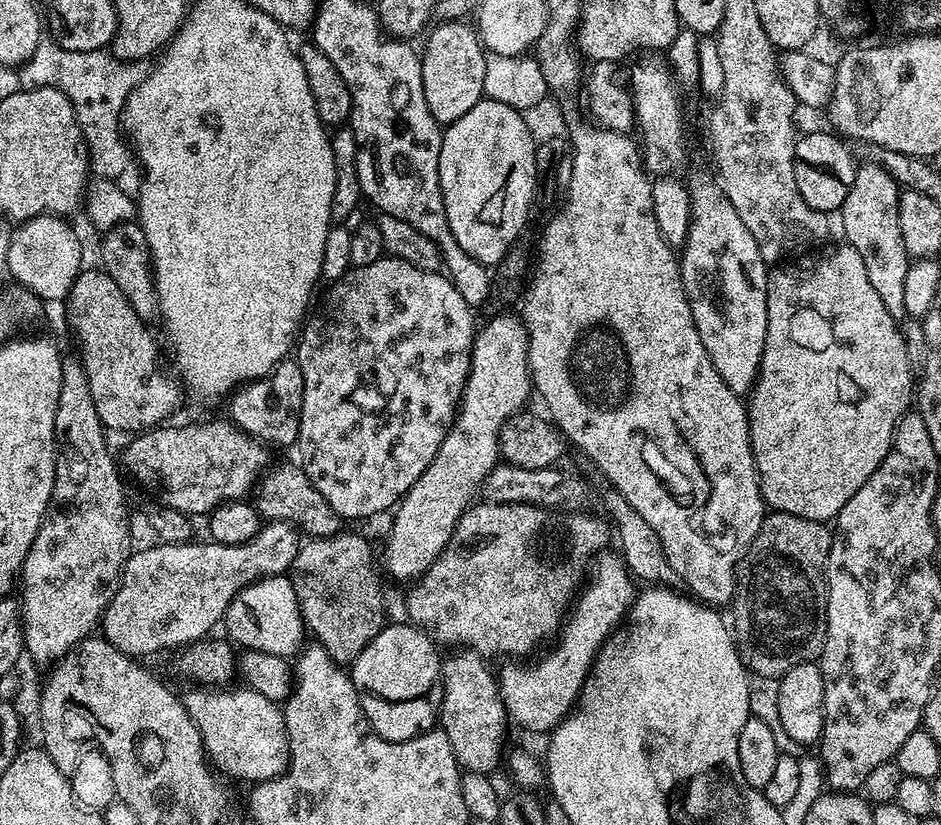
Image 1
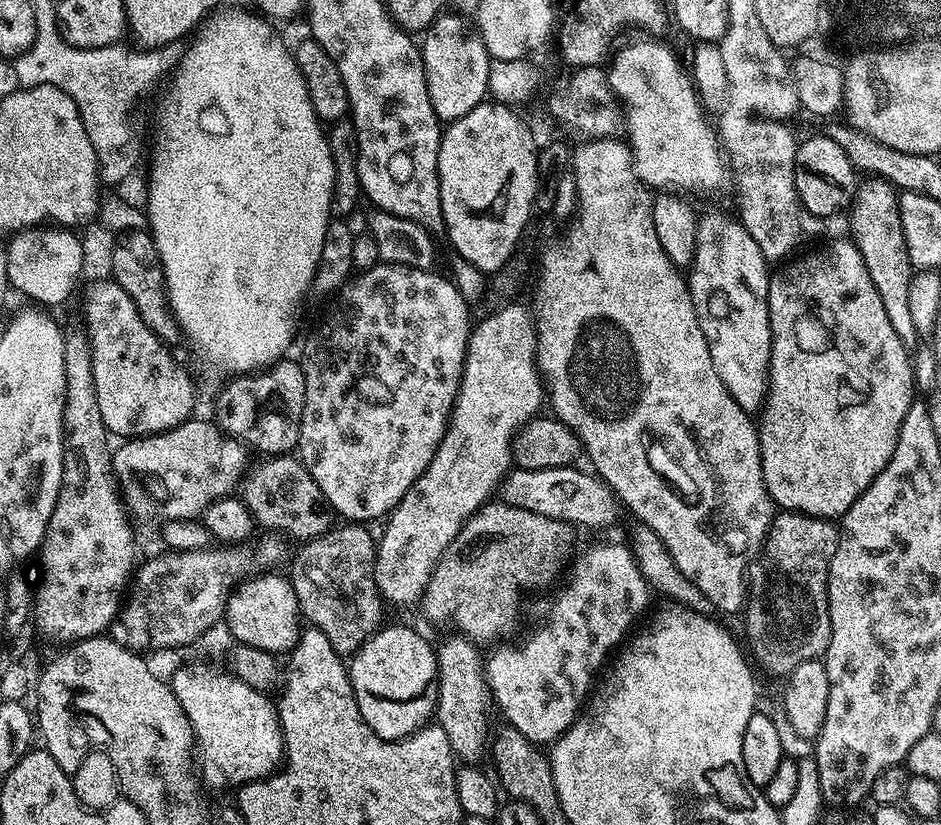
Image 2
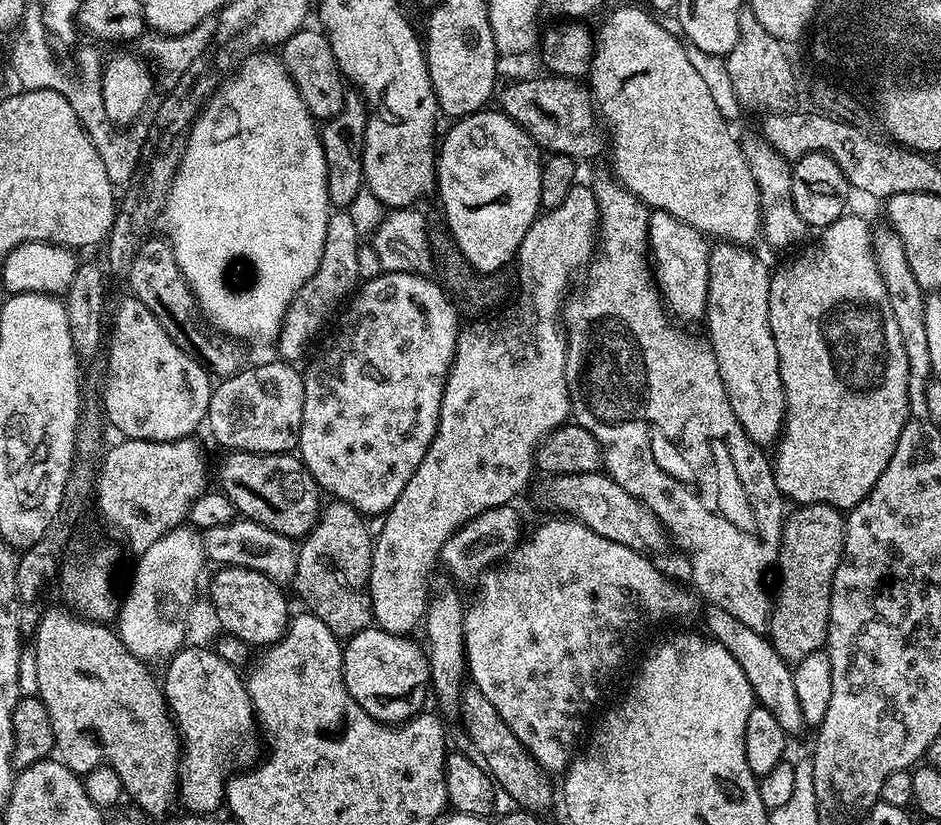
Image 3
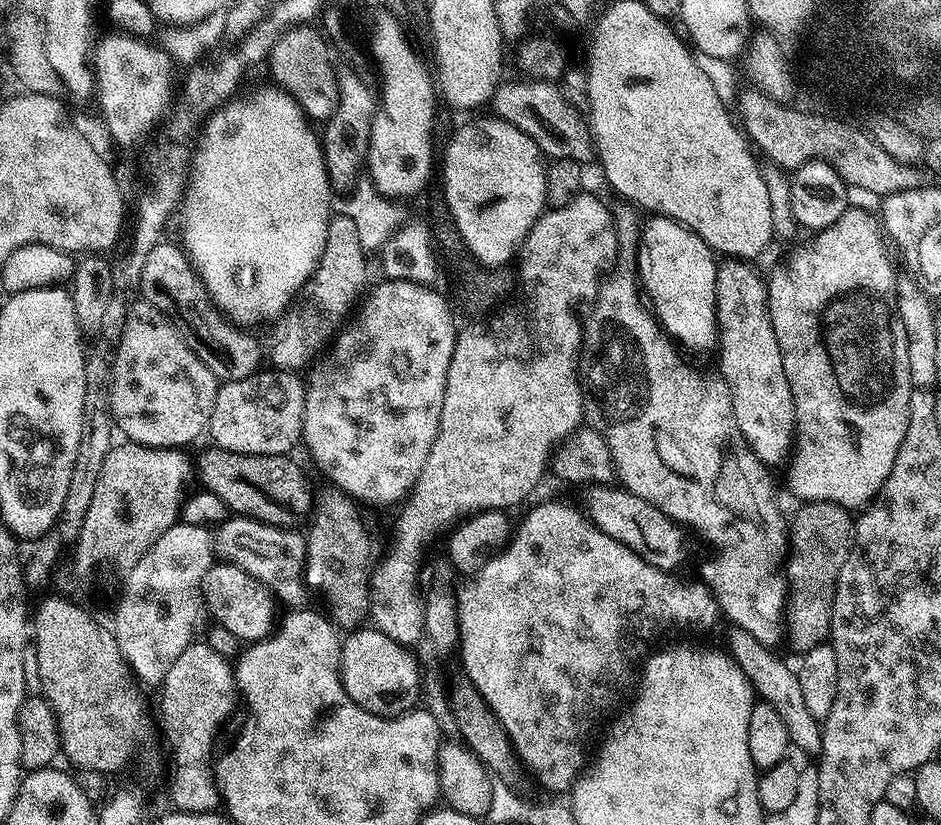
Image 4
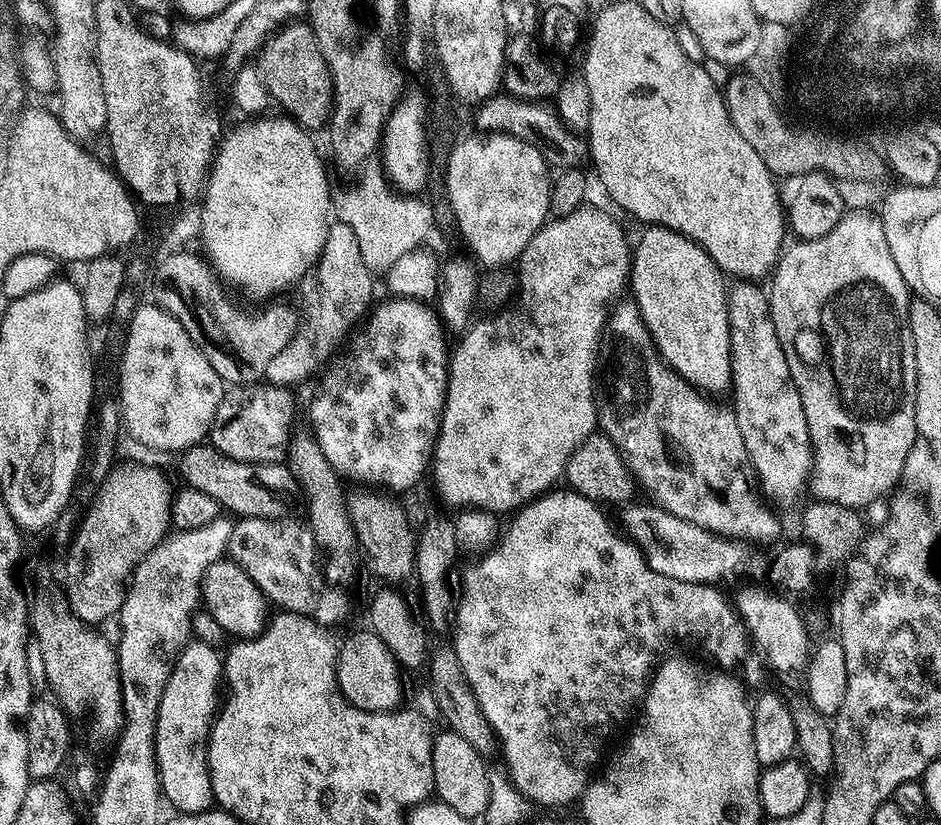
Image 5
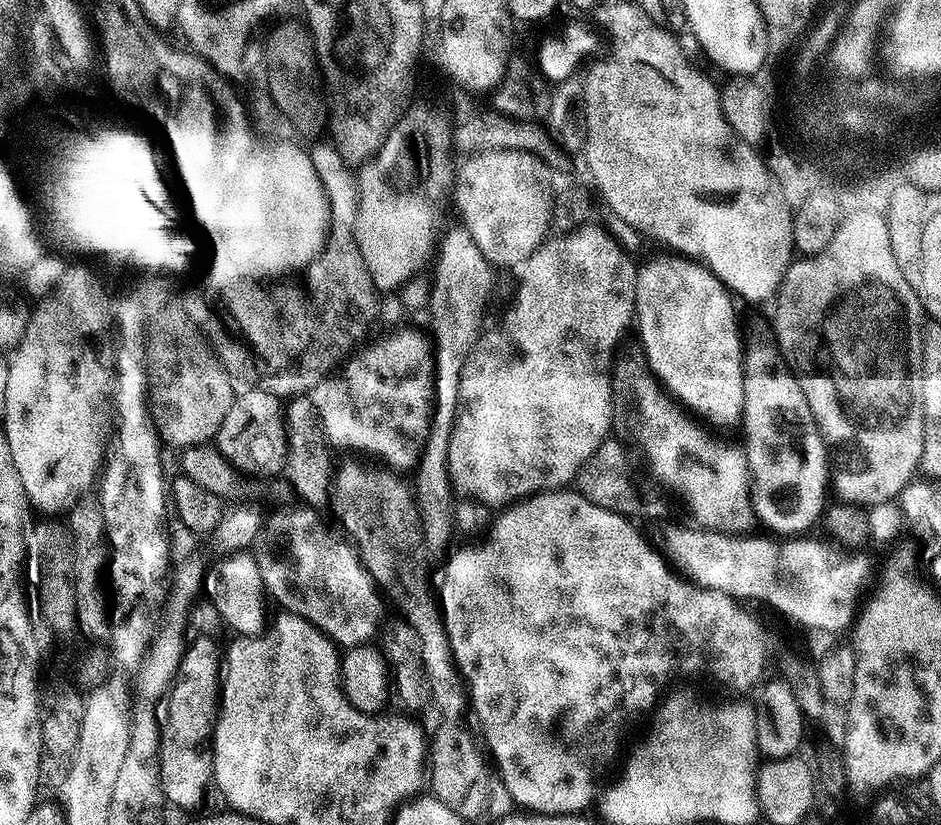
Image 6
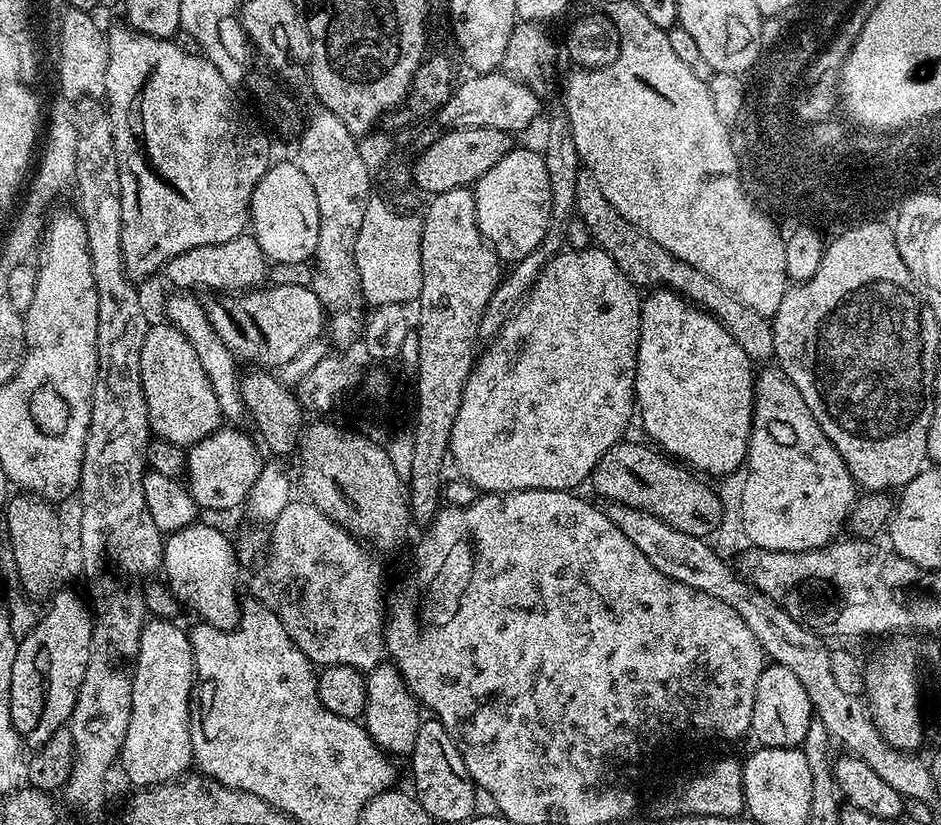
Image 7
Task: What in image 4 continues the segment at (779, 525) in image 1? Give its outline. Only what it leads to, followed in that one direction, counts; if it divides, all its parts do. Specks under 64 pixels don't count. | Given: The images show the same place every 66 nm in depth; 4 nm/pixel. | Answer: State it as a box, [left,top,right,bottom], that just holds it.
[786,500,853,650]

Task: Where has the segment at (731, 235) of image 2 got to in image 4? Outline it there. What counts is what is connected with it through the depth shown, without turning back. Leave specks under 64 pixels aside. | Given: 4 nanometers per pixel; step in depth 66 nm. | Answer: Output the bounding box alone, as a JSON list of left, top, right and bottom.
[716,263,798,464]

